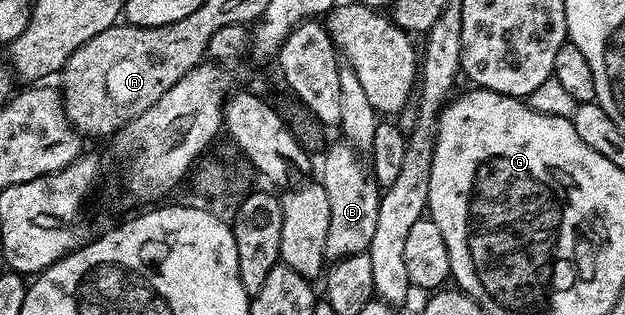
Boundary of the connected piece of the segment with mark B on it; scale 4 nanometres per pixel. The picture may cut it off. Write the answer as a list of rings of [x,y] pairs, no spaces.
[[[339,141],[325,146],[324,160],[320,163],[318,182],[326,189],[330,201],[330,229],[326,233],[325,260],[335,261],[348,255],[362,255],[367,252],[370,240],[374,238],[378,222],[378,205],[381,192],[372,178],[369,168],[359,159],[357,148],[351,142]]]

